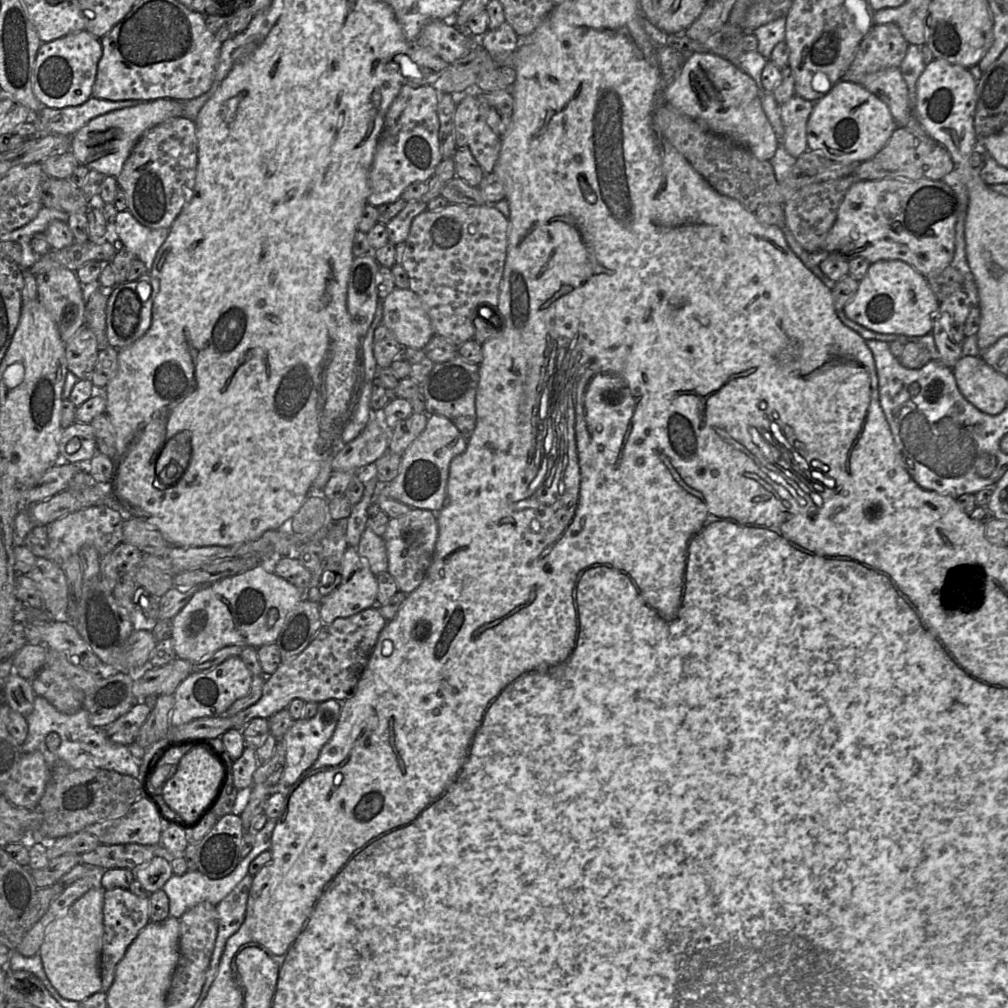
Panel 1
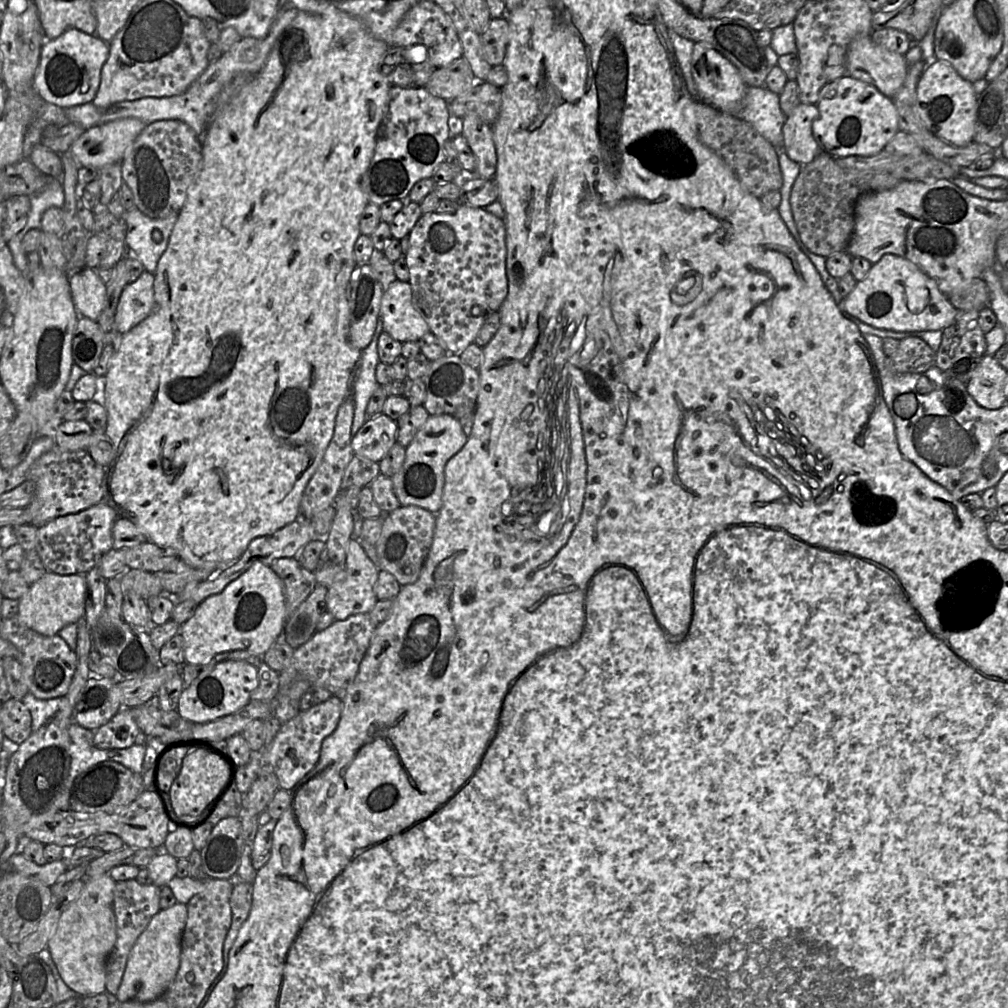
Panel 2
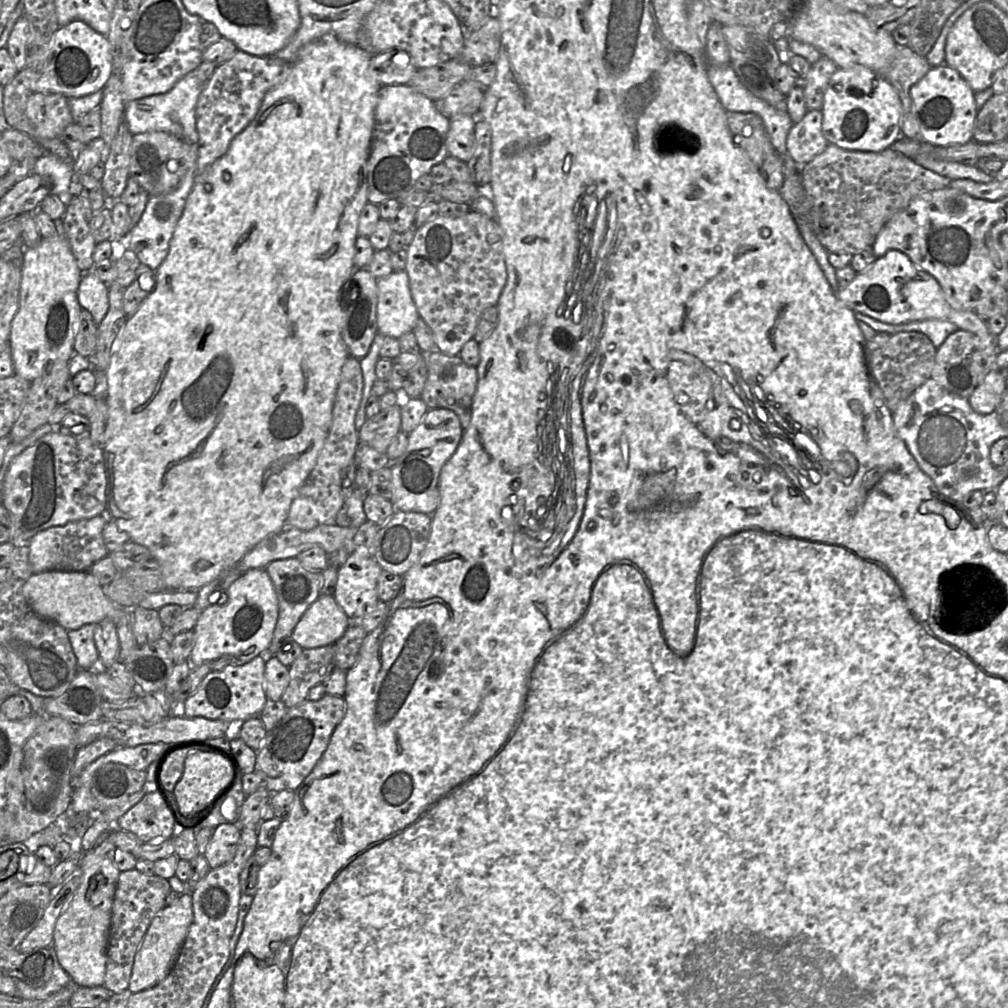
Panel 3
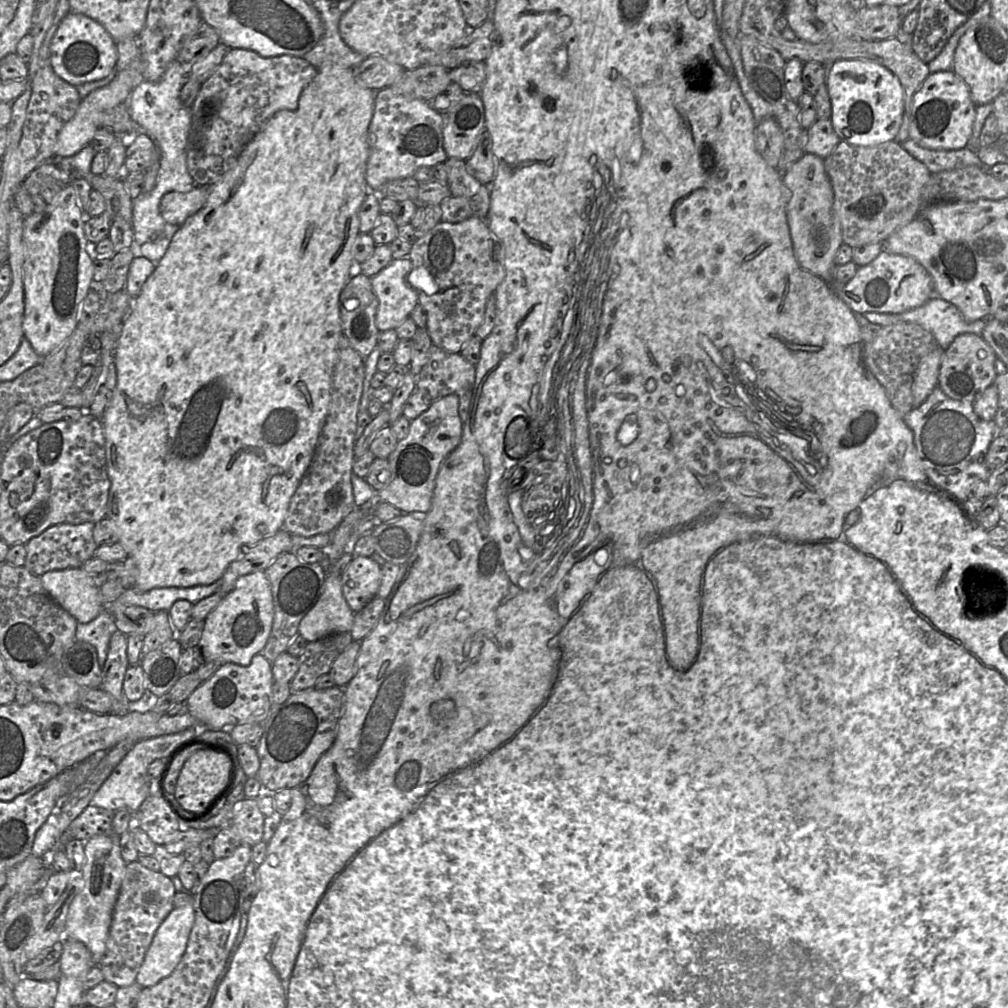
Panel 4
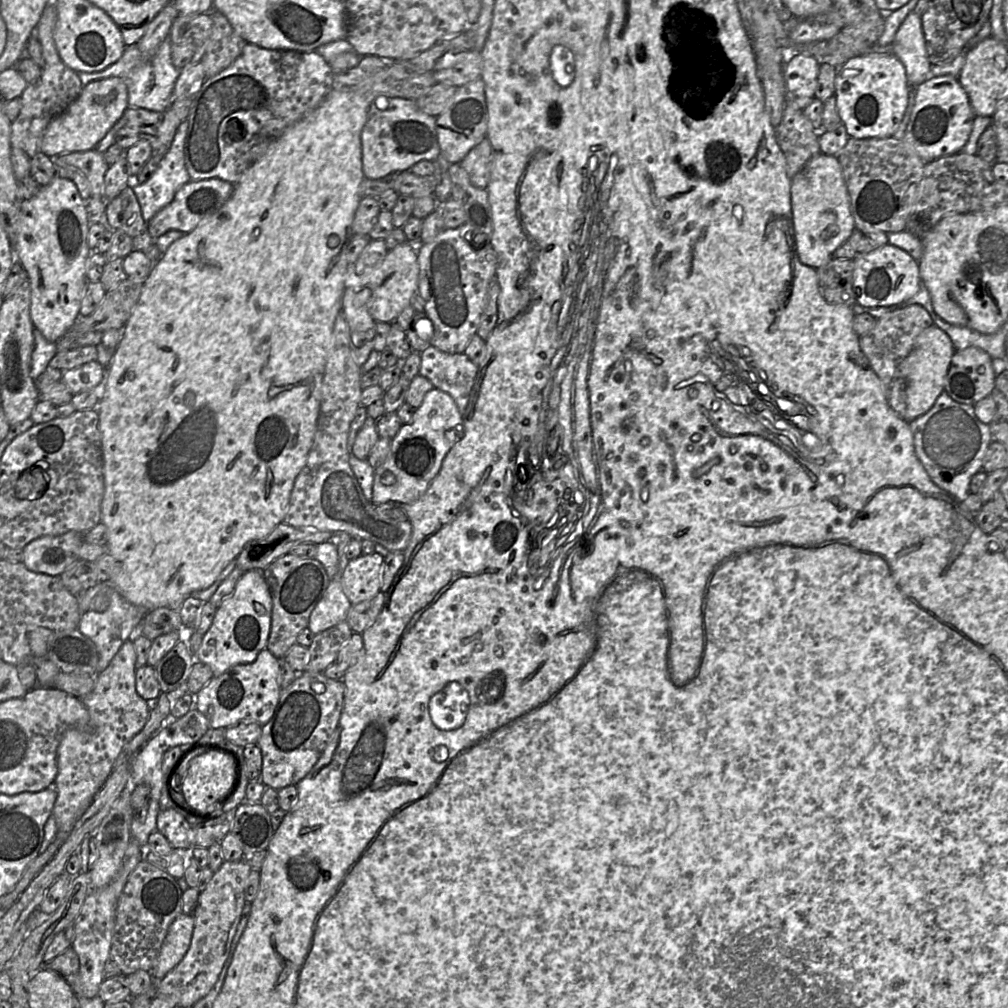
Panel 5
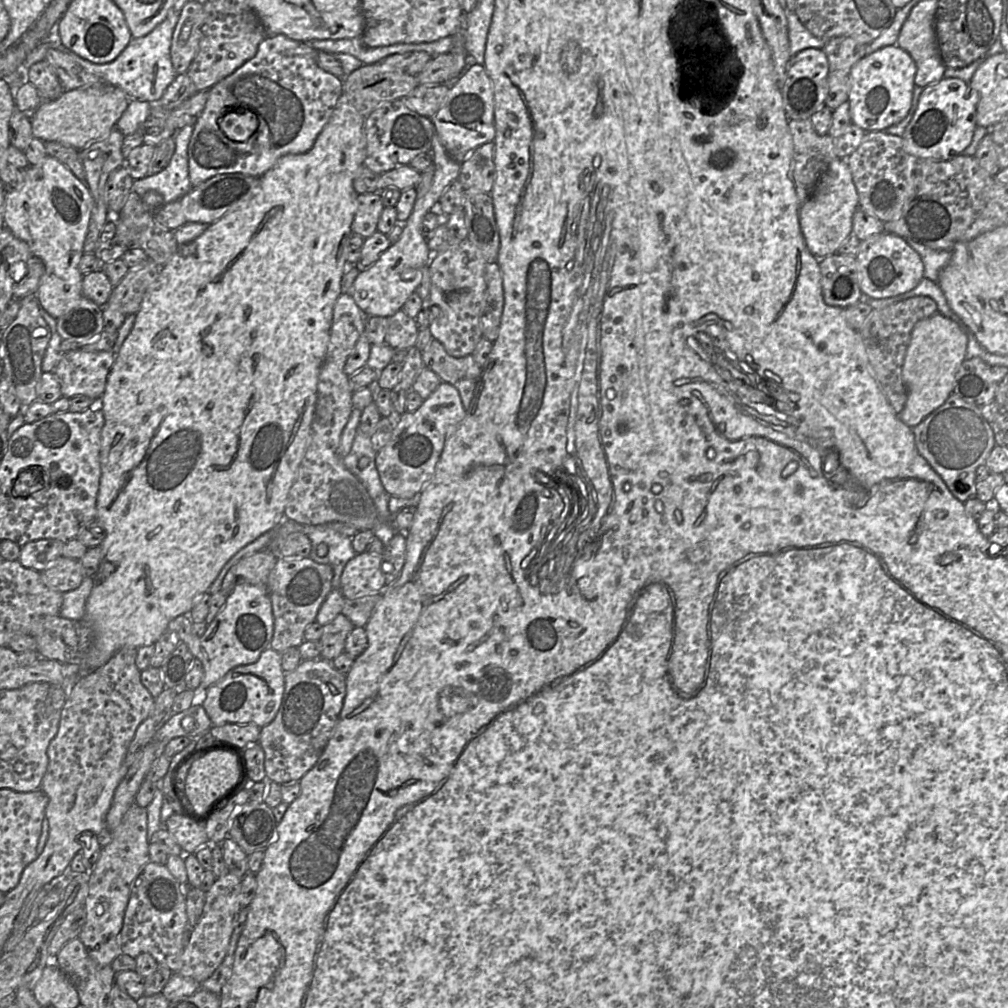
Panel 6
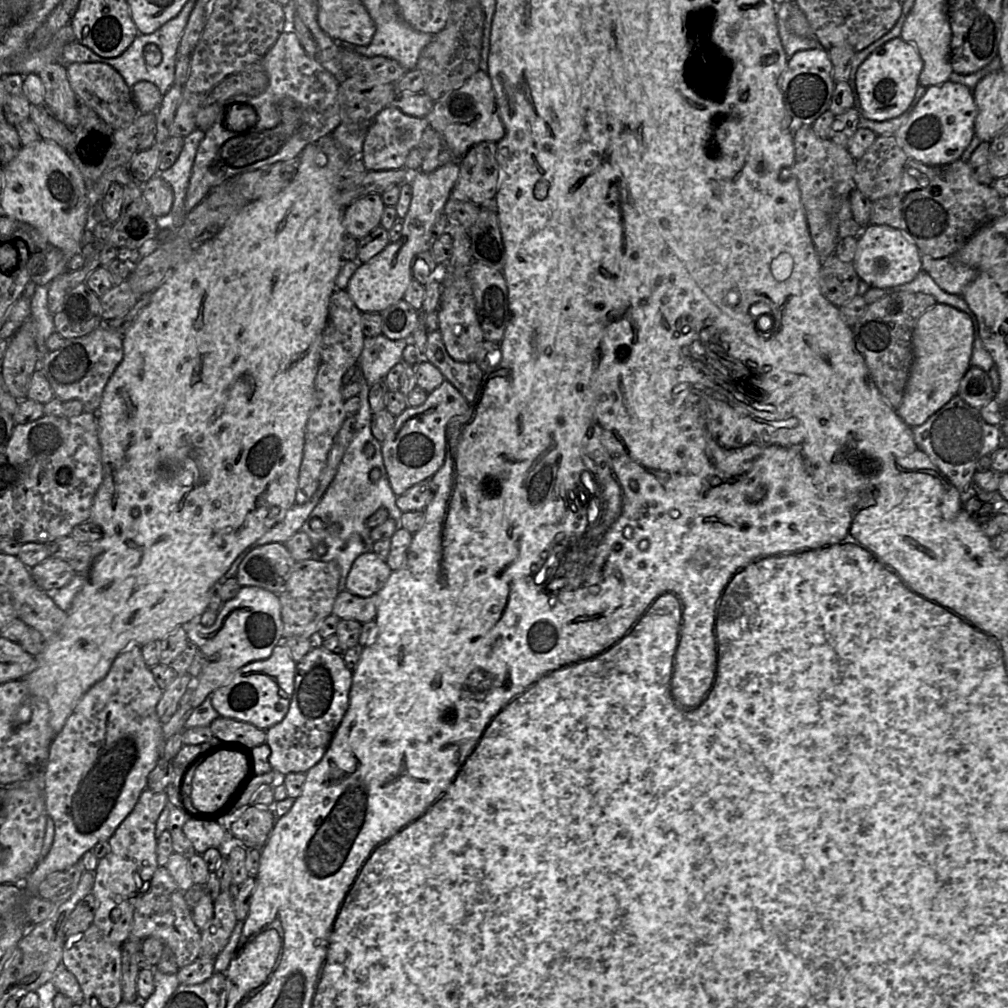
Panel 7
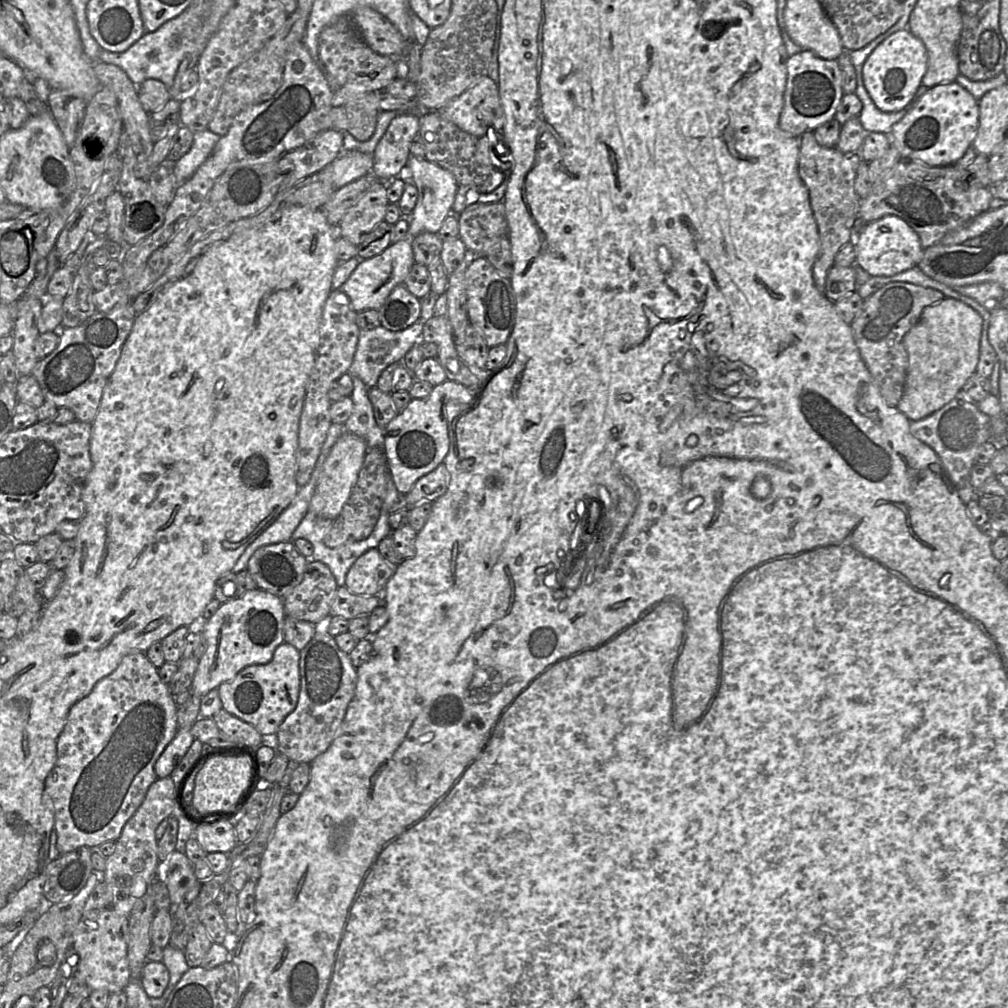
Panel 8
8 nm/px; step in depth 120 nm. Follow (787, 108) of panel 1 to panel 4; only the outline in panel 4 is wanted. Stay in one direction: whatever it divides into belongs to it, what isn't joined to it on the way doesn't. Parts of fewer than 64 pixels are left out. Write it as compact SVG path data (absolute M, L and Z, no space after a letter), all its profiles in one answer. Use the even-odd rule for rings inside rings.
M817 119L805 129L804 152L825 159L840 141L830 119Z

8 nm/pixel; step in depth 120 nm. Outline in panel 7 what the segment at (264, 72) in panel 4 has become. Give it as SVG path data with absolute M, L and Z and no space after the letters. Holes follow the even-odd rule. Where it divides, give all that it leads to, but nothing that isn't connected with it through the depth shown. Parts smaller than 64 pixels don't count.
M287 20L284 31L263 56L261 63L269 77L267 89L257 96L236 95L230 98L217 120L205 131L197 148L189 179L184 203L186 213L225 180L240 173L299 157L305 146L331 136L342 123L340 83L317 59L306 54L296 32L287 27ZM236 103L251 105L257 113L256 124L243 132L230 131L224 124L227 107Z

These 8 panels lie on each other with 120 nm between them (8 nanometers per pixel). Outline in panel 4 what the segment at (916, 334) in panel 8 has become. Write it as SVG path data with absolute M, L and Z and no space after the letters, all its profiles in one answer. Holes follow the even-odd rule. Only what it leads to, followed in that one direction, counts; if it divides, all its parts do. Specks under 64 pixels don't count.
M936 345L926 356L924 356L915 373L912 386L913 407L919 407L938 386L940 365L944 349Z

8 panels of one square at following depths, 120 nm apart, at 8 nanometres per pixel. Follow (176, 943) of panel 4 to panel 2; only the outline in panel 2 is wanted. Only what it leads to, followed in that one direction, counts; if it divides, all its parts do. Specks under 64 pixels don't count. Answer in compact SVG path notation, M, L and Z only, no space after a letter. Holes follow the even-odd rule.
M176 902L172 907L159 910L150 920L145 930L137 938L127 960L121 984L114 1000L123 1003L129 1000L151 1002L158 999L173 981L180 964L181 938L187 919L187 904Z

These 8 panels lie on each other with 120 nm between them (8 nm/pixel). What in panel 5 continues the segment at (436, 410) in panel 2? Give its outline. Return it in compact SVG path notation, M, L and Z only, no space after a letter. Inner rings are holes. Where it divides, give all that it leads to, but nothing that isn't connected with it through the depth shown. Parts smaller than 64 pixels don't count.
M429 345L421 353L419 374L452 396L463 415L476 382L477 366L464 353L446 353Z

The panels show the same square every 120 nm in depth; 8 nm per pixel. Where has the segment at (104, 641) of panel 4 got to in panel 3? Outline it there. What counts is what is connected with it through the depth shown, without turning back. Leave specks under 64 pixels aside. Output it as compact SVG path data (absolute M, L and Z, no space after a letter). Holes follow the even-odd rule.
M96 623L85 624L79 629L68 631L78 670L95 669L99 666L99 653L94 641L96 625Z

